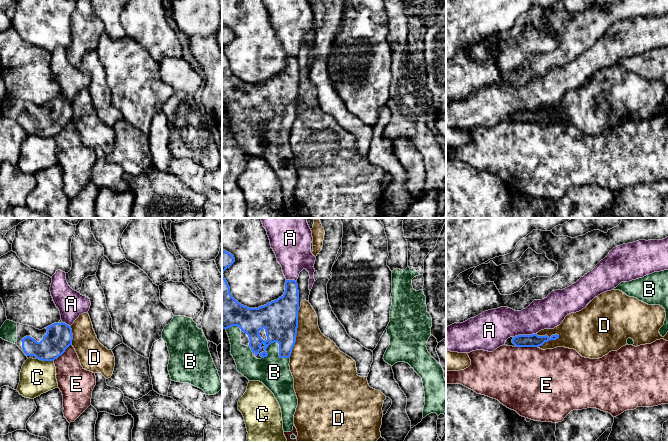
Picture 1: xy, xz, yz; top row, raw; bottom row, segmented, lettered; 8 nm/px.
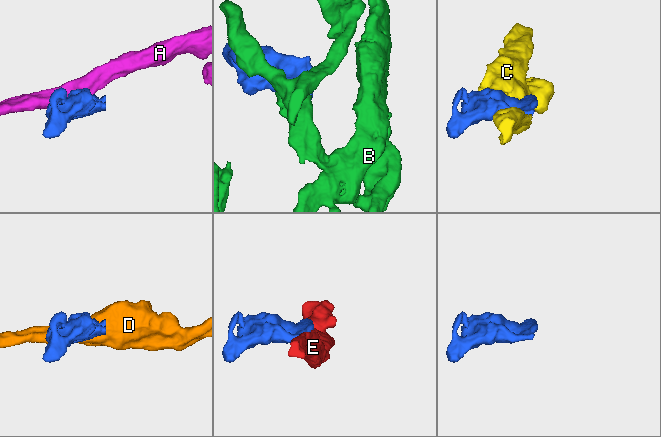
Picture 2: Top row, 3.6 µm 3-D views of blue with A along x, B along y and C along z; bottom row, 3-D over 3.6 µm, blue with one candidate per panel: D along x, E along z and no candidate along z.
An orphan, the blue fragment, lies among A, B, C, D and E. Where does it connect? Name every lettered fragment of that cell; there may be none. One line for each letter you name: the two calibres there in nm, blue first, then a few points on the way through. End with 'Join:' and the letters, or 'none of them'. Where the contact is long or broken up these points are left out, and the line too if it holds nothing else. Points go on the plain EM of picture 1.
B: Thickness 300 nm (blue) against 260 nm
Join: B

